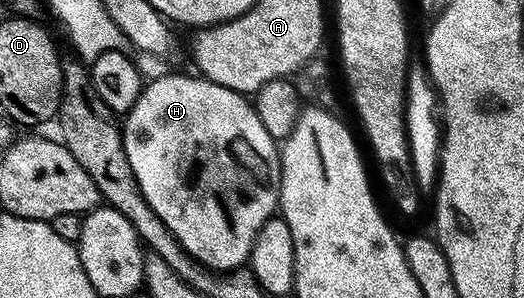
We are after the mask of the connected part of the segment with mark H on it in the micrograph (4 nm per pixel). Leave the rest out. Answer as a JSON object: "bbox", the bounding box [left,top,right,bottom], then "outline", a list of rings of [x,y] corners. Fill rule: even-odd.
{"bbox":[121,73,280,273],"outline":[[[194,73],[191,75],[162,75],[159,79],[152,80],[150,84],[147,82],[141,88],[135,103],[125,113],[121,128],[124,153],[128,153],[128,162],[132,164],[132,173],[136,173],[136,181],[140,184],[145,200],[152,206],[156,215],[164,221],[165,227],[182,243],[182,248],[192,258],[197,259],[212,271],[225,273],[243,266],[250,258],[256,233],[264,225],[264,221],[275,218],[276,212],[279,210],[280,198],[280,147],[276,140],[270,136],[268,129],[264,129],[264,124],[261,123],[260,117],[254,111],[253,102],[238,91],[228,89],[224,85],[216,85],[210,79],[201,78]]]}

